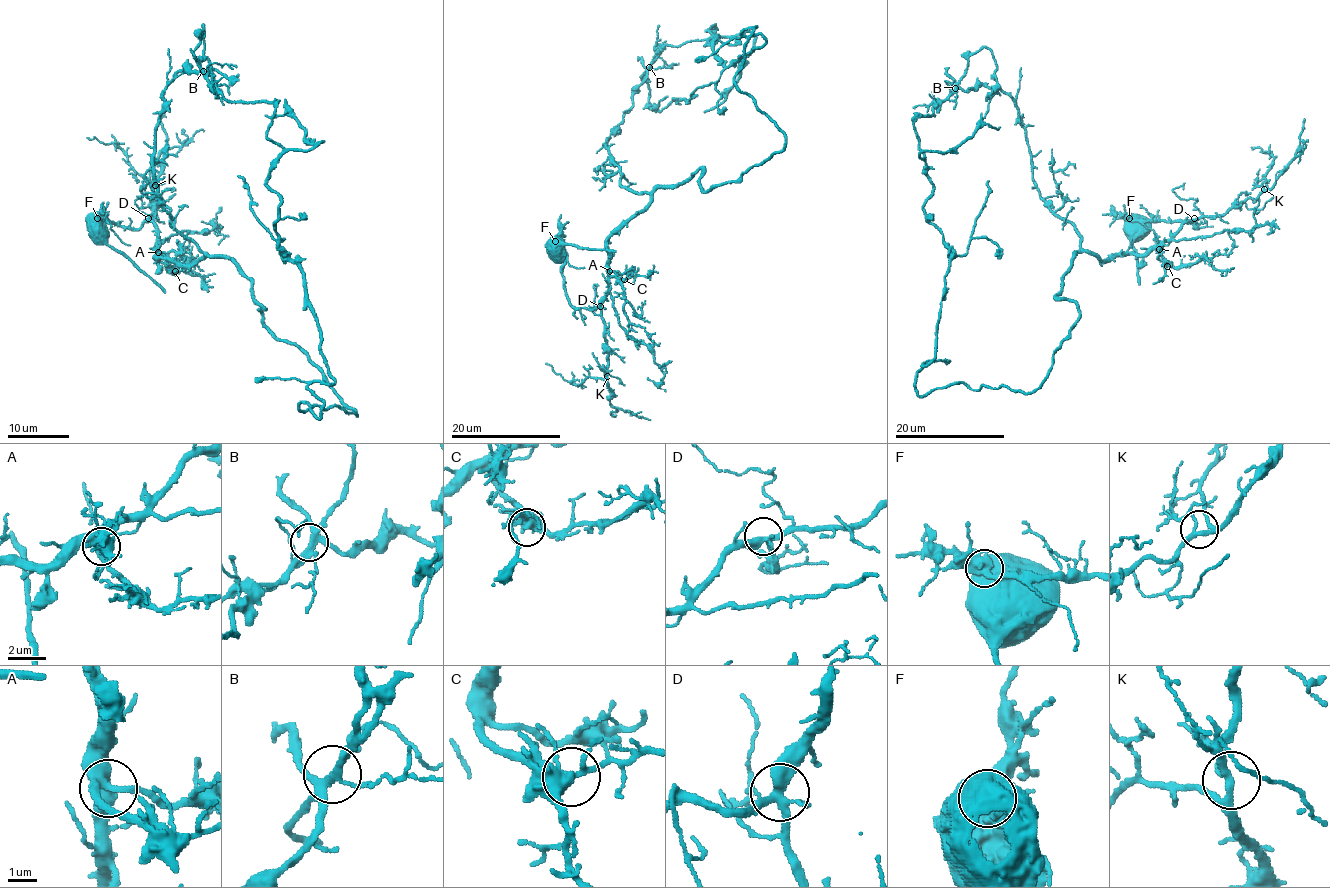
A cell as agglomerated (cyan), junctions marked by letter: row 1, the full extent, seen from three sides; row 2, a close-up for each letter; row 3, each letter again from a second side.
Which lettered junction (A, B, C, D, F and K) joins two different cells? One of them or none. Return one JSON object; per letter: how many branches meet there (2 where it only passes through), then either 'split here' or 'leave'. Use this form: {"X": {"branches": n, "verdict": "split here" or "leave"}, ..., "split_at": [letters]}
{"A": {"branches": 4, "verdict": "leave"}, "B": {"branches": 5, "verdict": "leave"}, "C": {"branches": 5, "verdict": "leave"}, "D": {"branches": 4, "verdict": "leave"}, "F": {"branches": 4, "verdict": "split here"}, "K": {"branches": 4, "verdict": "leave"}, "split_at": ["F"]}

